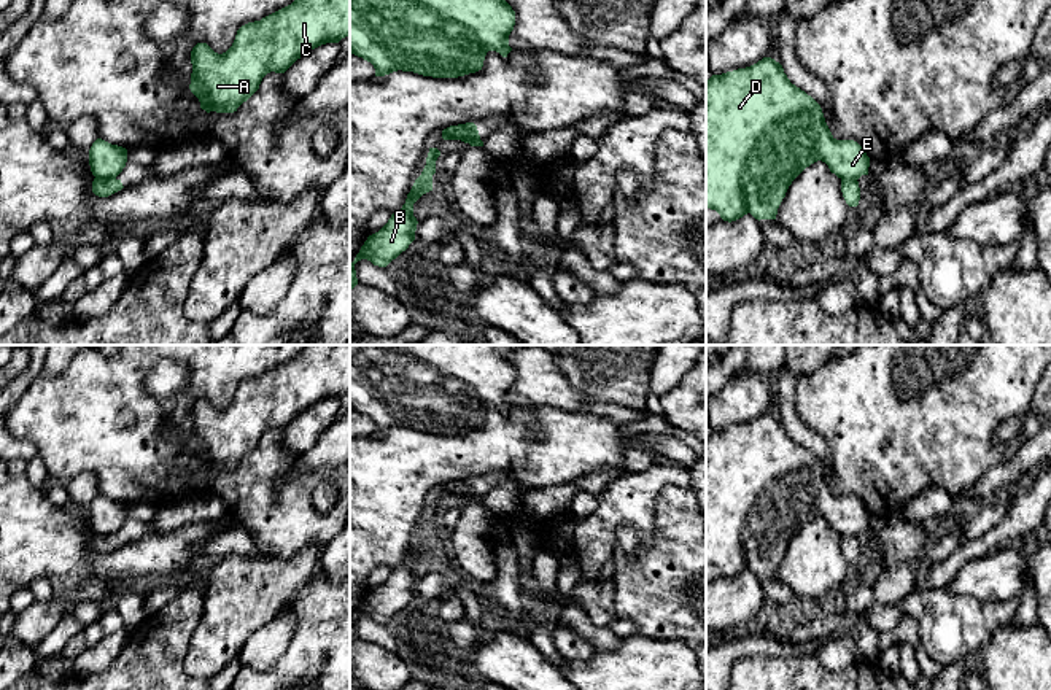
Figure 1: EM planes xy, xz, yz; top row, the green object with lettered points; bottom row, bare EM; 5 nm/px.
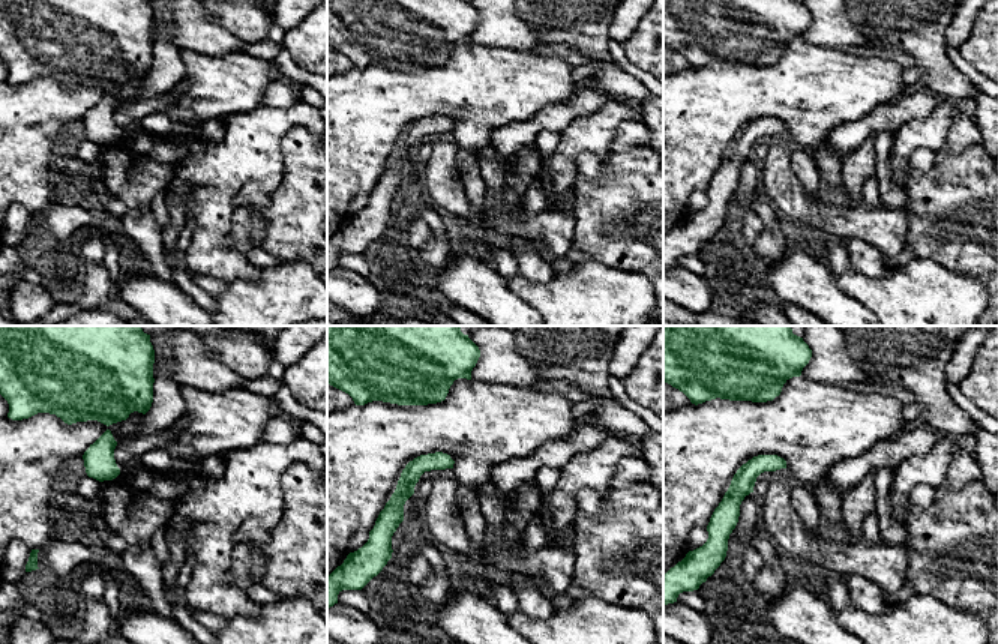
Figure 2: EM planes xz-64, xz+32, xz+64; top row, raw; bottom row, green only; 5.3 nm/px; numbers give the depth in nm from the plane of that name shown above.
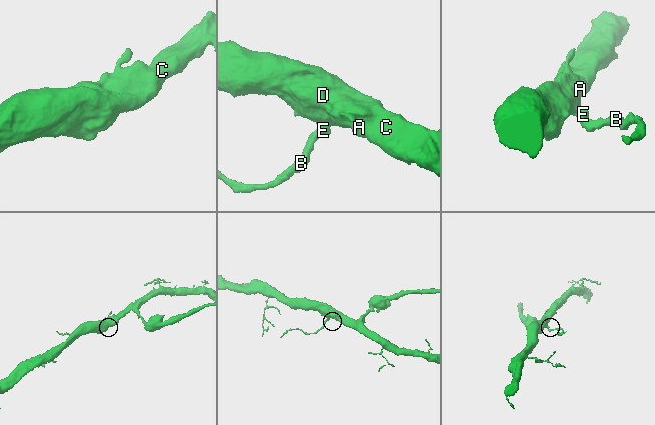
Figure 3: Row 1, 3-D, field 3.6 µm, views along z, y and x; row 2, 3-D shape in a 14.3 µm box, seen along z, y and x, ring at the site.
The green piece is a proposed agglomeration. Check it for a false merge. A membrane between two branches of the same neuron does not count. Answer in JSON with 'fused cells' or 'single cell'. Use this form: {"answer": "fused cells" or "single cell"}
{"answer": "fused cells"}

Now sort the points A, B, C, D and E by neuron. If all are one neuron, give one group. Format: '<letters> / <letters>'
A C D E / B

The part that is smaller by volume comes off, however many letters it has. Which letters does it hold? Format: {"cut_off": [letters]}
{"cut_off": ["B"]}

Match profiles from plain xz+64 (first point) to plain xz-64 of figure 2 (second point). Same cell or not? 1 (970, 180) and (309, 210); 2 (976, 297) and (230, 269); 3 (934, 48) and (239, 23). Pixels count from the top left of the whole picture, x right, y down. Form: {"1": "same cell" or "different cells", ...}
{"1": "same cell", "2": "different cells", "3": "same cell"}

